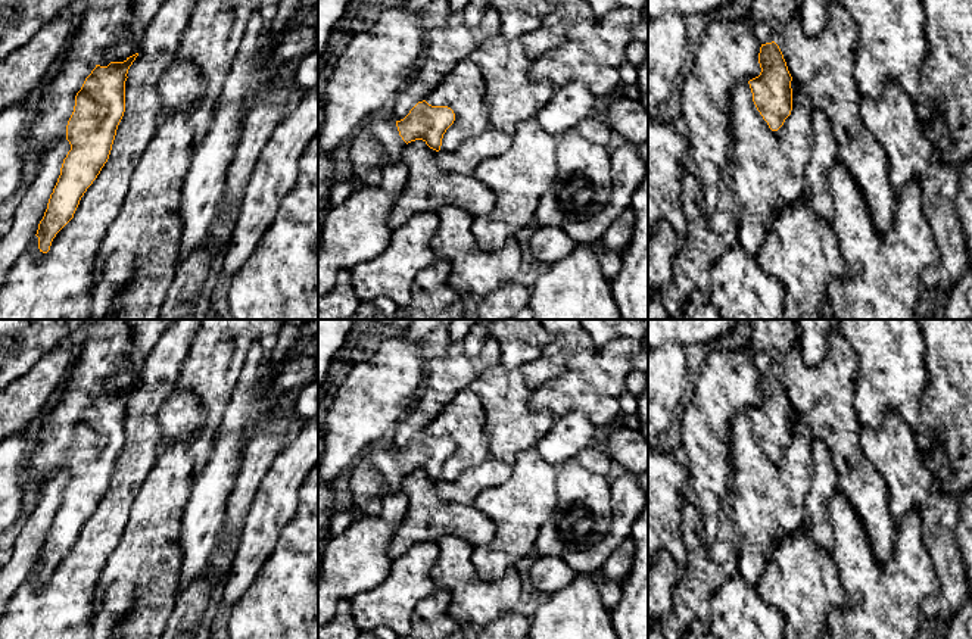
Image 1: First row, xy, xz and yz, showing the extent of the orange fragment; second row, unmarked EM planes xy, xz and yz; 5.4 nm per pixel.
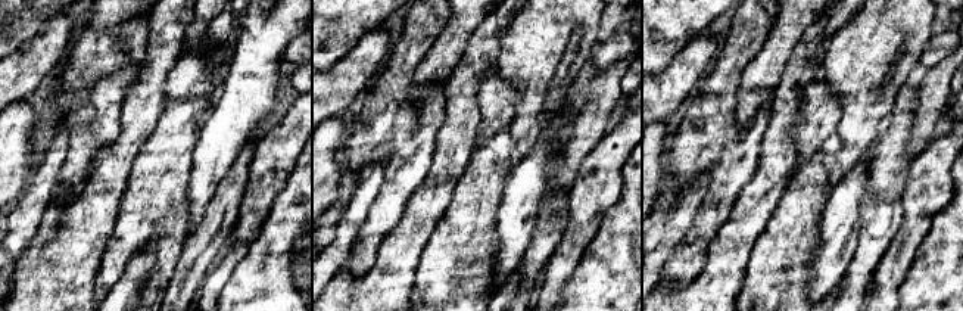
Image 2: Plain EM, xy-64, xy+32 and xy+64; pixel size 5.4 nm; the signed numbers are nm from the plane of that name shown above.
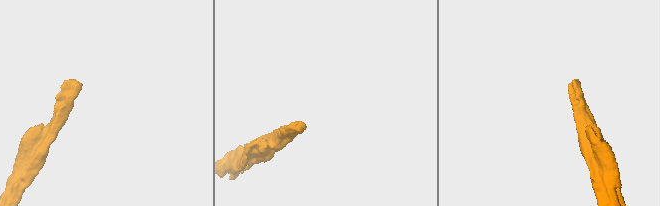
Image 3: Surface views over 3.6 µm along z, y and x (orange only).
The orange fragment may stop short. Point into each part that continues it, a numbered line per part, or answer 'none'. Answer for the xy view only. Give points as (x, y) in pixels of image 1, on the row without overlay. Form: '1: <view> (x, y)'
1: xy (106, 340)

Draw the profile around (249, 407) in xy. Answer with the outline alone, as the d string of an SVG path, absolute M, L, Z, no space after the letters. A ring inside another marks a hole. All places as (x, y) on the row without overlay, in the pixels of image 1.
M259 343L250 346L225 406L211 458L194 477L191 493L181 512L181 532L177 540L181 568L177 593L187 589L209 564L246 449L271 417L272 405L280 395L274 387L278 367L272 359L264 361Z

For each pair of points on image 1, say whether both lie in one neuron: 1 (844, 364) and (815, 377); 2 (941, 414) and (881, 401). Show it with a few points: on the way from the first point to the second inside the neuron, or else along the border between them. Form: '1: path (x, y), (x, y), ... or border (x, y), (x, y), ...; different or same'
1: path (837, 371), (831, 377), (822, 377); same
2: border (928, 376), (916, 432); different

